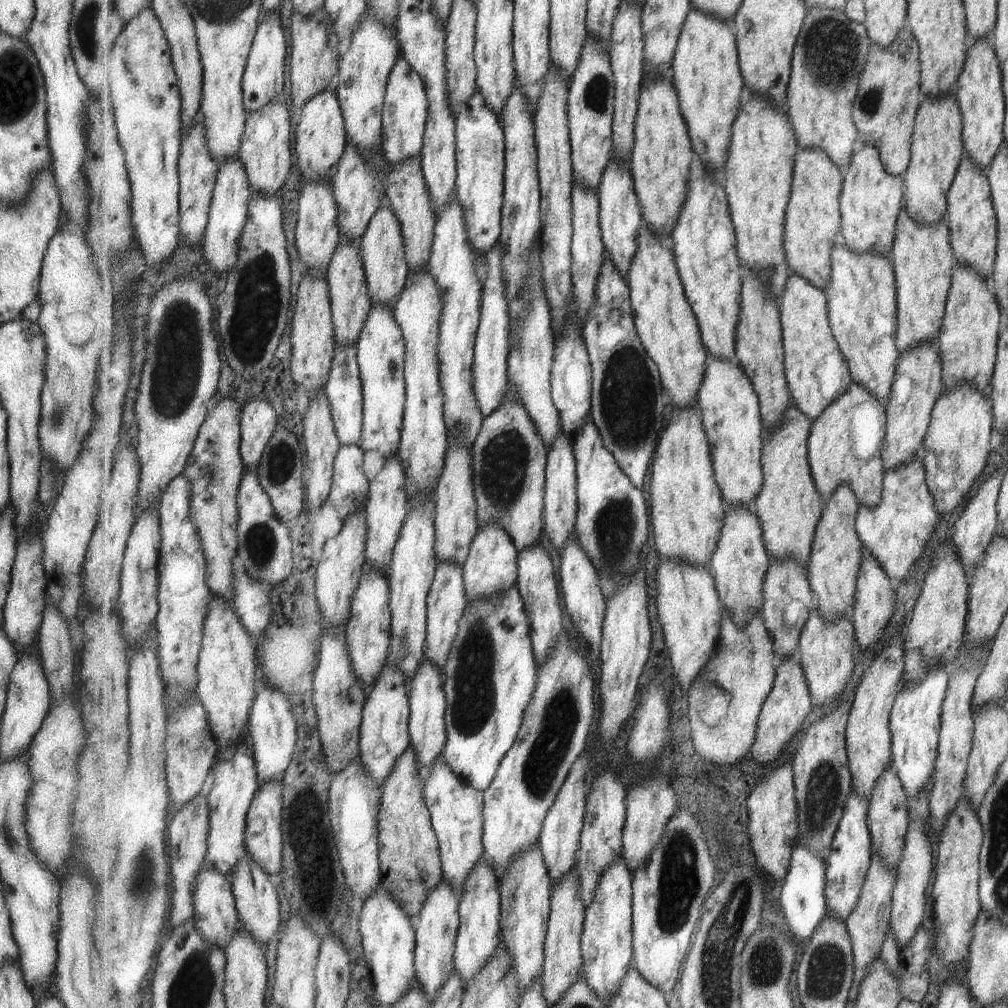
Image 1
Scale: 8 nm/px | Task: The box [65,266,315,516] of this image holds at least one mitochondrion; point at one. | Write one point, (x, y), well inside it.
(176, 371)

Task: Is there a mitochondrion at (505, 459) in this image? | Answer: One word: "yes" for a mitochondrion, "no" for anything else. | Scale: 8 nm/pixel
yes

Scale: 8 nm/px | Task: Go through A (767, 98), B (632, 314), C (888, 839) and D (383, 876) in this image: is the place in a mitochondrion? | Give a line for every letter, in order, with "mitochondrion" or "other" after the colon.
A: other
B: other
C: other
D: other

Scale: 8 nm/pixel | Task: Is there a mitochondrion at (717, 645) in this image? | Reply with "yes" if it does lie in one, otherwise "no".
no

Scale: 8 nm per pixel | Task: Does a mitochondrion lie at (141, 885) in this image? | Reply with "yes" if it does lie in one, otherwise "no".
yes

